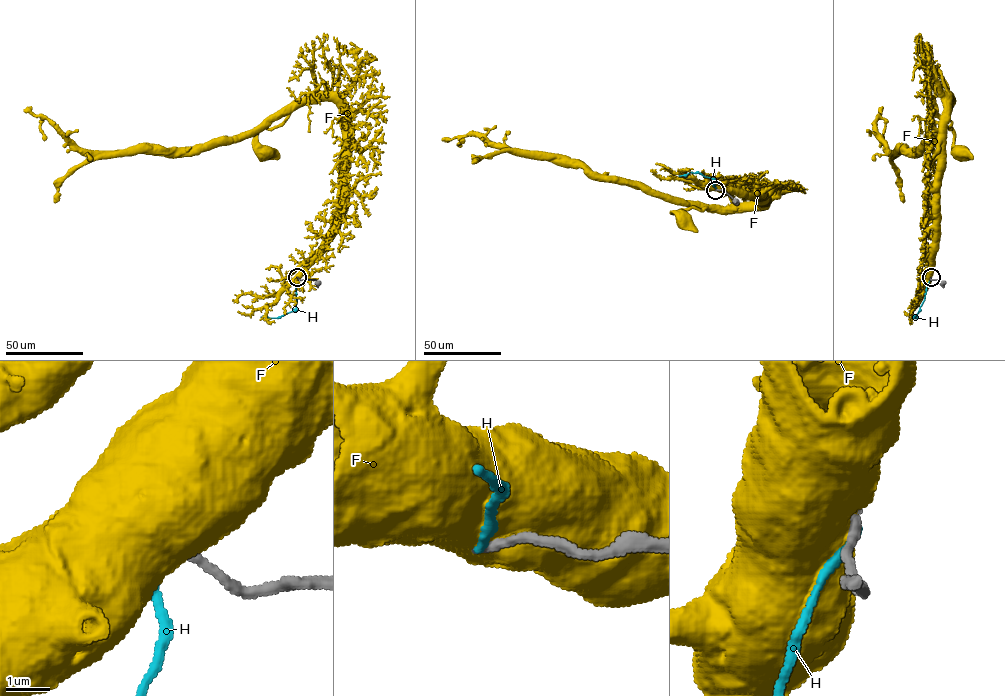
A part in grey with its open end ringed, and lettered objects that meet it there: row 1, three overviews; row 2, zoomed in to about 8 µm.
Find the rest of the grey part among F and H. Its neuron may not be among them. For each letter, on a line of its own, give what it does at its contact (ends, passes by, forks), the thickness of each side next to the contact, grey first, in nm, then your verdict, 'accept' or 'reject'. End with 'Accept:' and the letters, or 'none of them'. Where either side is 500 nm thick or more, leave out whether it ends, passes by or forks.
F: 240/550 nm | reject
H: it ends | 240/260 nm | reject
Accept: none of them

